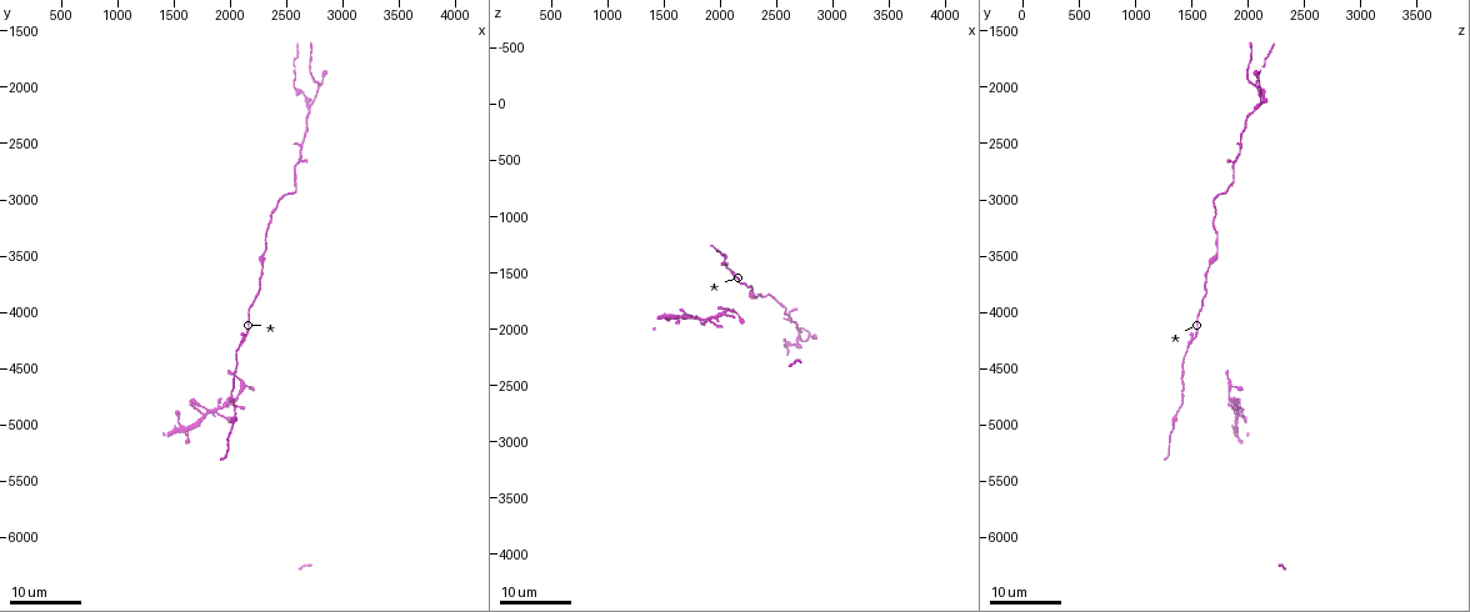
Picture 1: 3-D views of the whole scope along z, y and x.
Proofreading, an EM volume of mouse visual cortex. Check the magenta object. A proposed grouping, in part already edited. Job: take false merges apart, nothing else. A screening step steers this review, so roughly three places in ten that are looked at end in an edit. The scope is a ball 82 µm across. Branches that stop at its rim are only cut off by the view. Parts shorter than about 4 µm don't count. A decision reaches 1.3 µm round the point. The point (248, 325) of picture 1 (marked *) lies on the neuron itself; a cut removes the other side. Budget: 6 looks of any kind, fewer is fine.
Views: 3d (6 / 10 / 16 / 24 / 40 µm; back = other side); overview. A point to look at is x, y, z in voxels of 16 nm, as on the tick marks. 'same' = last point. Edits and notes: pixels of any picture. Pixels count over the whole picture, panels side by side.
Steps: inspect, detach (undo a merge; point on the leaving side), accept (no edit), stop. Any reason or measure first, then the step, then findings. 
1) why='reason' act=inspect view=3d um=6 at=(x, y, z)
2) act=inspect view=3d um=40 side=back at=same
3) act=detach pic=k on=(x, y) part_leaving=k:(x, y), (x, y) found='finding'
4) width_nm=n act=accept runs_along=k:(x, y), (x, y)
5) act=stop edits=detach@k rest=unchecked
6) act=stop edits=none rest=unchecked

why='two arms at a narrow angle' act=inspect view=3d um=16 at=(1880, 4900, 1920)

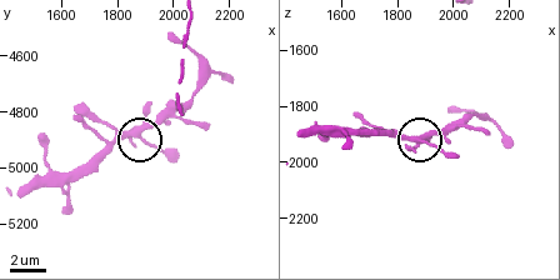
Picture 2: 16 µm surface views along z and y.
why='closer look' act=inspect view=3d um=6 at=(1870, 4870, 1930)

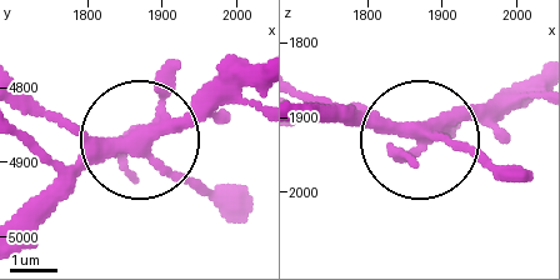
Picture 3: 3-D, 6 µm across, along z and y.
width_nm=300 act=accept found='one neuron here'

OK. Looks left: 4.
why='three arms meet' act=inspect view=3d um=16 at=(2740, 2140, 2100)

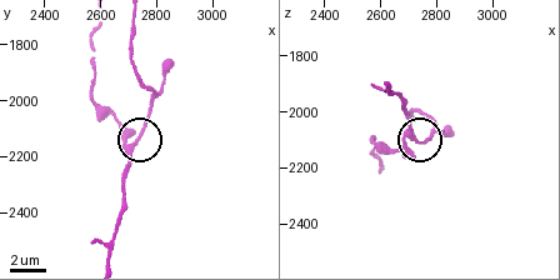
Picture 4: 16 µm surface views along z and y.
act=inspect view=3d um=10 at=(2710, 2160, 2090)

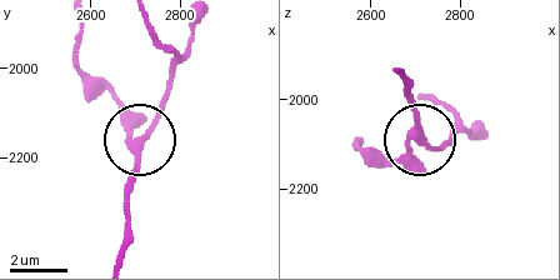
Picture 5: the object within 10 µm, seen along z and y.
width_nm=290 act=accept runs_along=5:(118, 254), (130, 219), (136, 146), (170, 85) found='one neuron here'

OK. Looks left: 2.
act=inspect view=3d um=16 at=(2640, 2480, 1920)

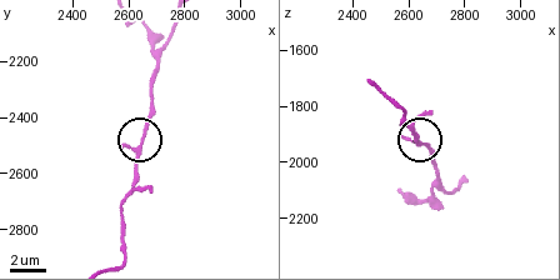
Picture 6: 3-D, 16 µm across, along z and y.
why='zoom in' act=inspect view=3d um=10 at=(2640, 2480, 1920)

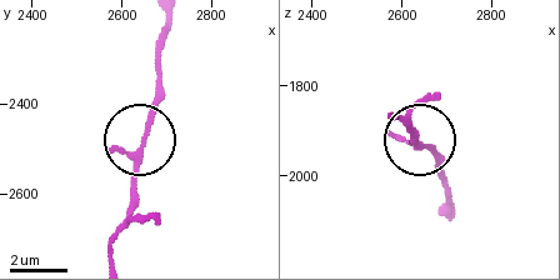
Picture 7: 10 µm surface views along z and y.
arms=3 act=accept found='one neuron here'

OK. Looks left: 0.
act=stop edits=none rest=unchecked

